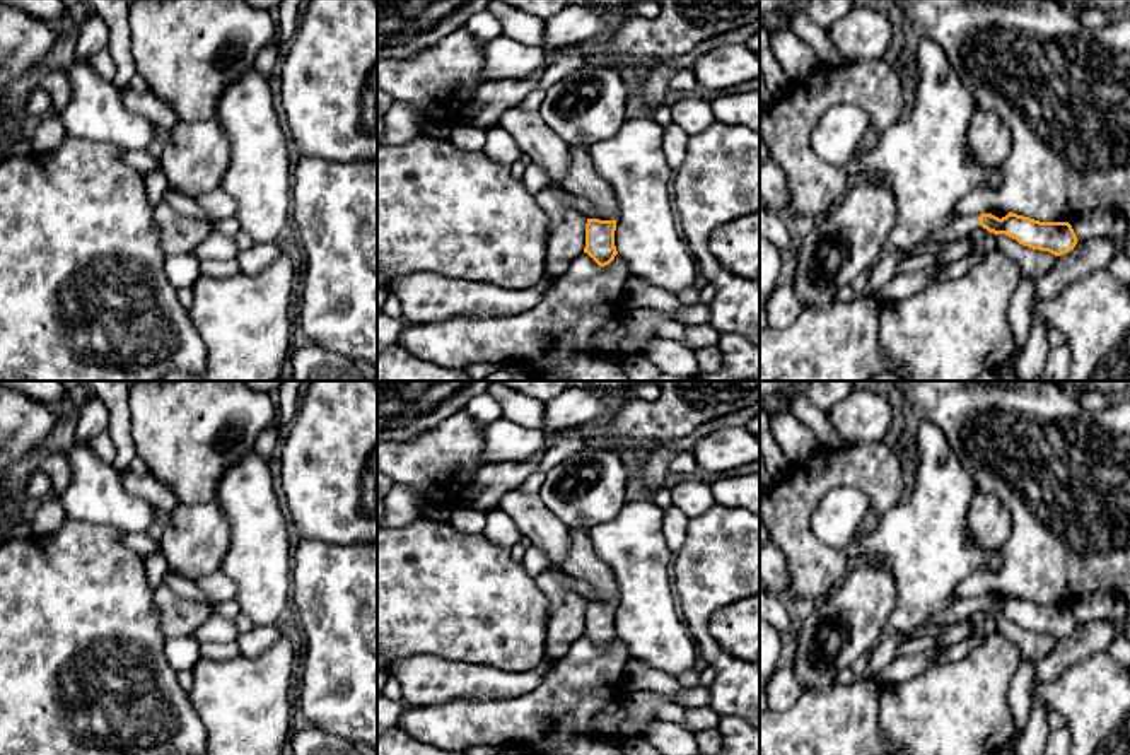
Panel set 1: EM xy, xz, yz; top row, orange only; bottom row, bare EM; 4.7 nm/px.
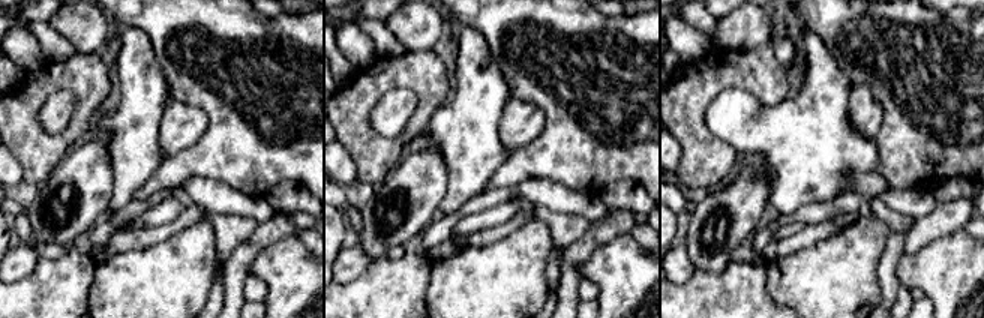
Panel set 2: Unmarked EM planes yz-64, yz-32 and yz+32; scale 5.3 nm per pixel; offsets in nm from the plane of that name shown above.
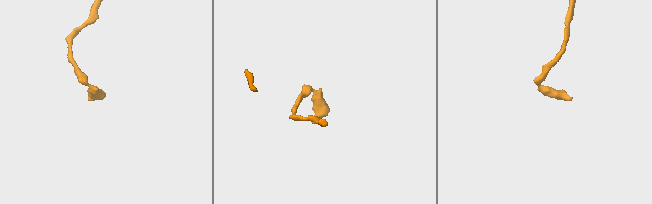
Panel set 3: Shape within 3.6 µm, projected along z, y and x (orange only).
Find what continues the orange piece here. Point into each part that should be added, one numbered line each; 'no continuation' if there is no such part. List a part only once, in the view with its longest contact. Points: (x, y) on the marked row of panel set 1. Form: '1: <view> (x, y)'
1: yz (963, 226)

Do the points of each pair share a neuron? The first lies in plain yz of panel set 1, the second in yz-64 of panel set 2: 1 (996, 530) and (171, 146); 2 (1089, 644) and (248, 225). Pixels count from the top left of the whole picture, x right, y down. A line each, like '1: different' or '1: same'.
1: same
2: different

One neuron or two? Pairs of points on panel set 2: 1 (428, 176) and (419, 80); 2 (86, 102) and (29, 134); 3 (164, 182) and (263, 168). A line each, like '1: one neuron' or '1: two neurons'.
1: two neurons
2: one neuron
3: one neuron

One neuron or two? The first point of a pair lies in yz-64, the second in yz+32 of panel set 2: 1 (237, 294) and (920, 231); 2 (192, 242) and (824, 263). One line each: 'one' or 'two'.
1: one
2: one

